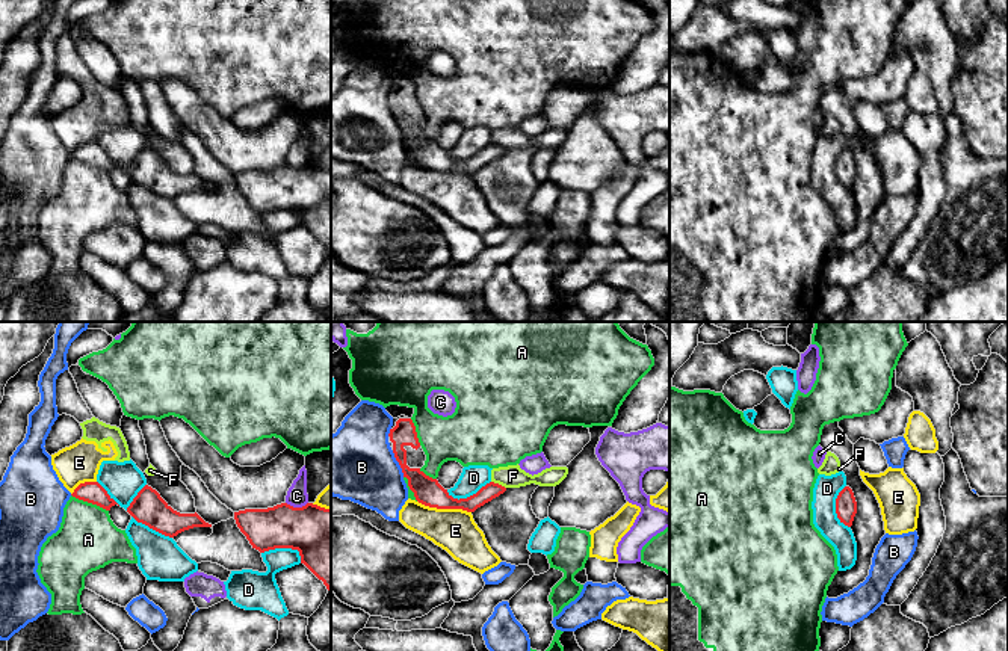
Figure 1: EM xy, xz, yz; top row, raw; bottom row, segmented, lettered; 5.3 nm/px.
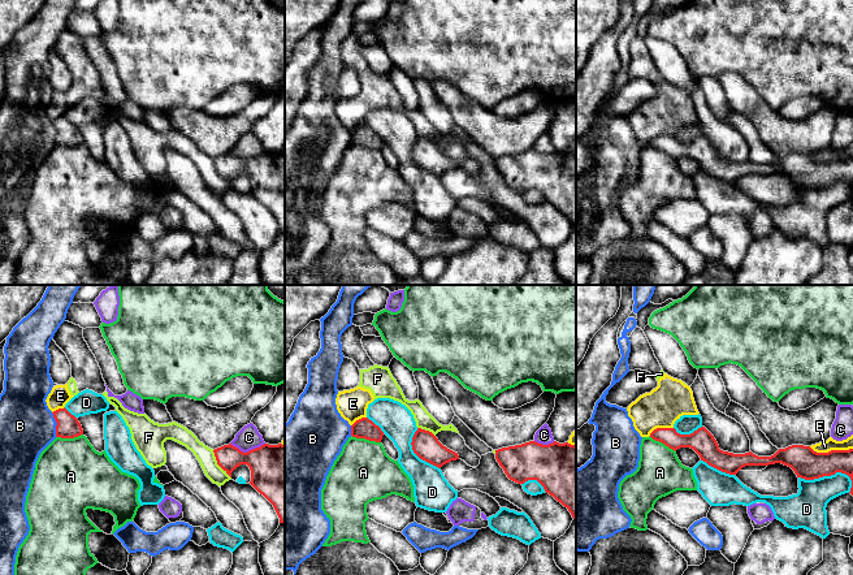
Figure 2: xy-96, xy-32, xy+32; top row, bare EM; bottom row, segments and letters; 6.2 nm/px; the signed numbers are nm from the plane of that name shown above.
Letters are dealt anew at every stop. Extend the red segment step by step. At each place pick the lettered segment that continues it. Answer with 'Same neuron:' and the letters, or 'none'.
Same neuron: none

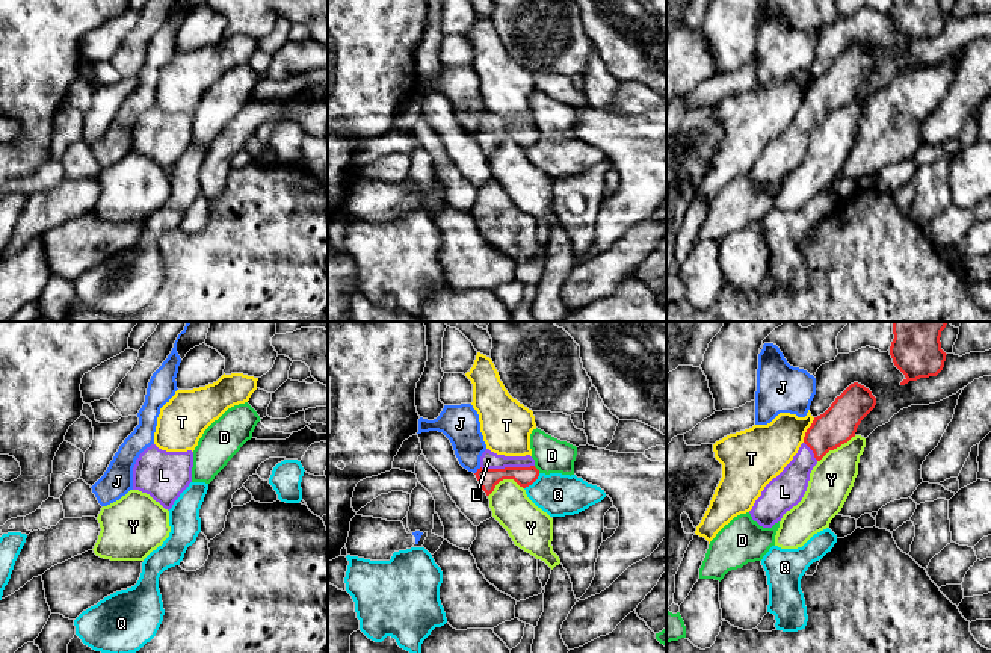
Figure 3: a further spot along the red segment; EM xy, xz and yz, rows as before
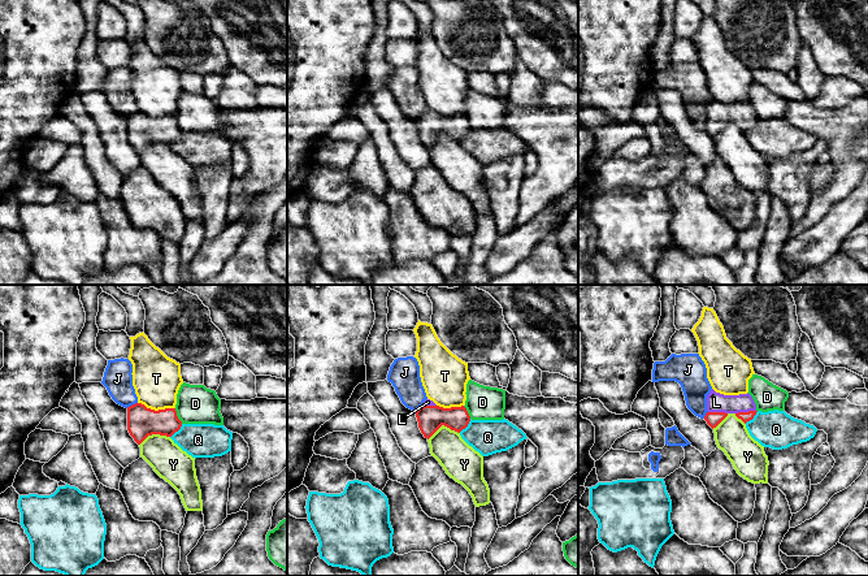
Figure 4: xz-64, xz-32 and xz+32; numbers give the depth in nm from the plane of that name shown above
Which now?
Same neuron: L

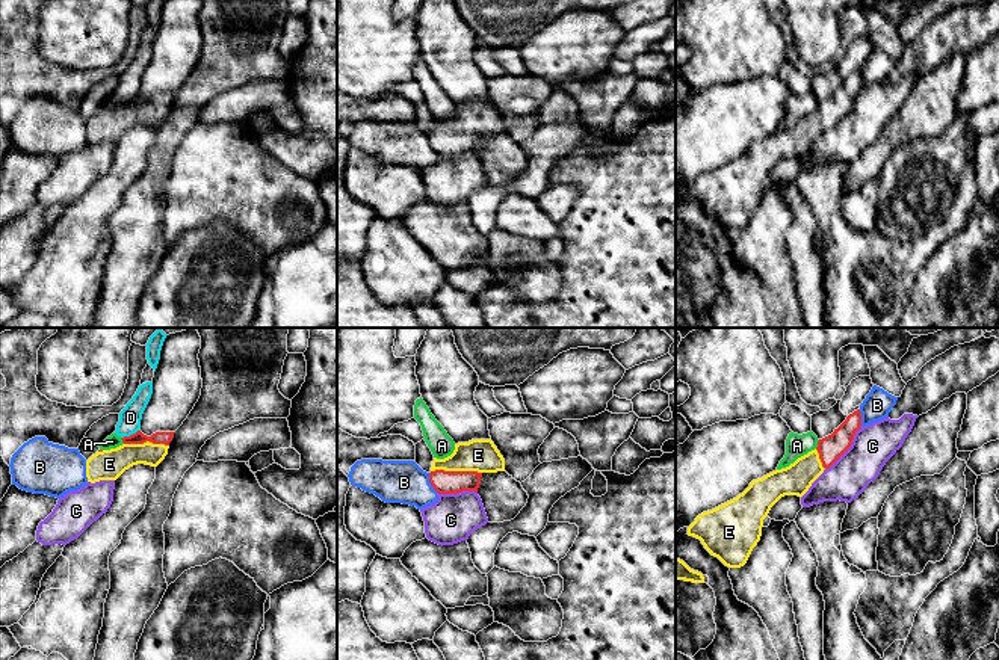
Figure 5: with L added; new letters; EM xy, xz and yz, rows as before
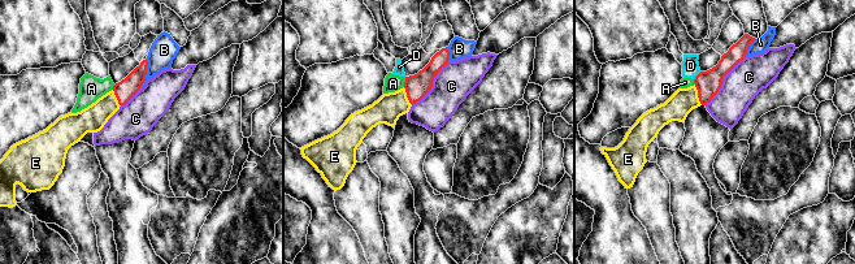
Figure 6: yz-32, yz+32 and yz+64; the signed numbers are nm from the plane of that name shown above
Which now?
Same neuron: E

